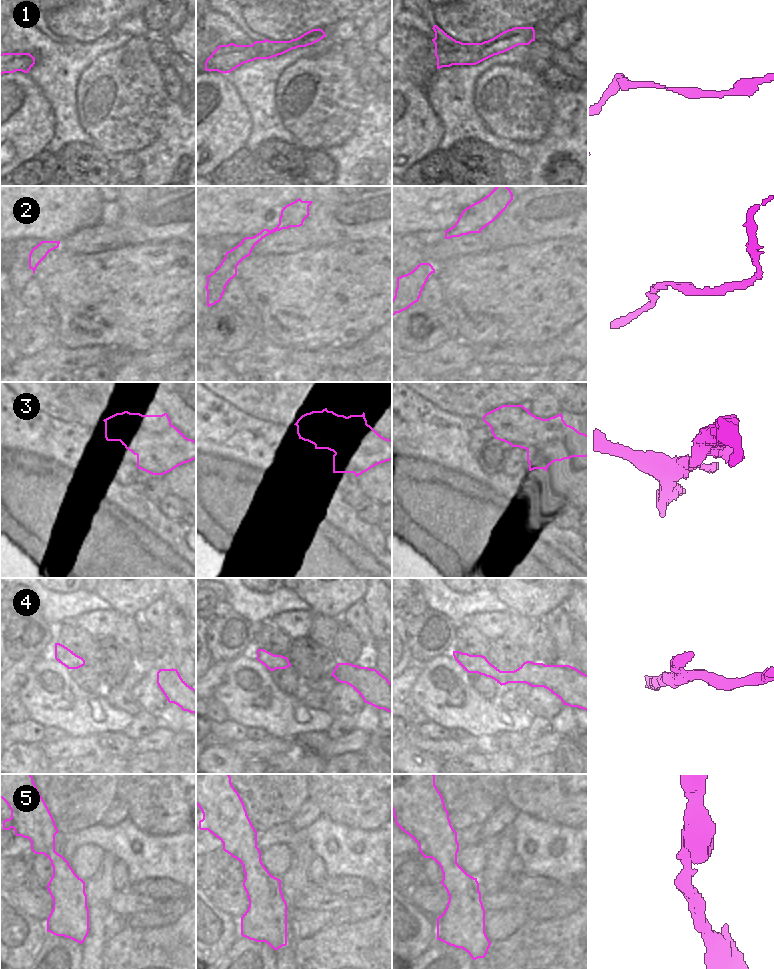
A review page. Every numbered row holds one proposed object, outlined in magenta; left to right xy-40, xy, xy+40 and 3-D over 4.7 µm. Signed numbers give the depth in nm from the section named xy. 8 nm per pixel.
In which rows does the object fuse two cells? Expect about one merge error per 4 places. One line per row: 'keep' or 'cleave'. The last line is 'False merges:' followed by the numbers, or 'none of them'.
1: keep
2: keep
3: keep
4: keep
5: keep
False merges: none of them

